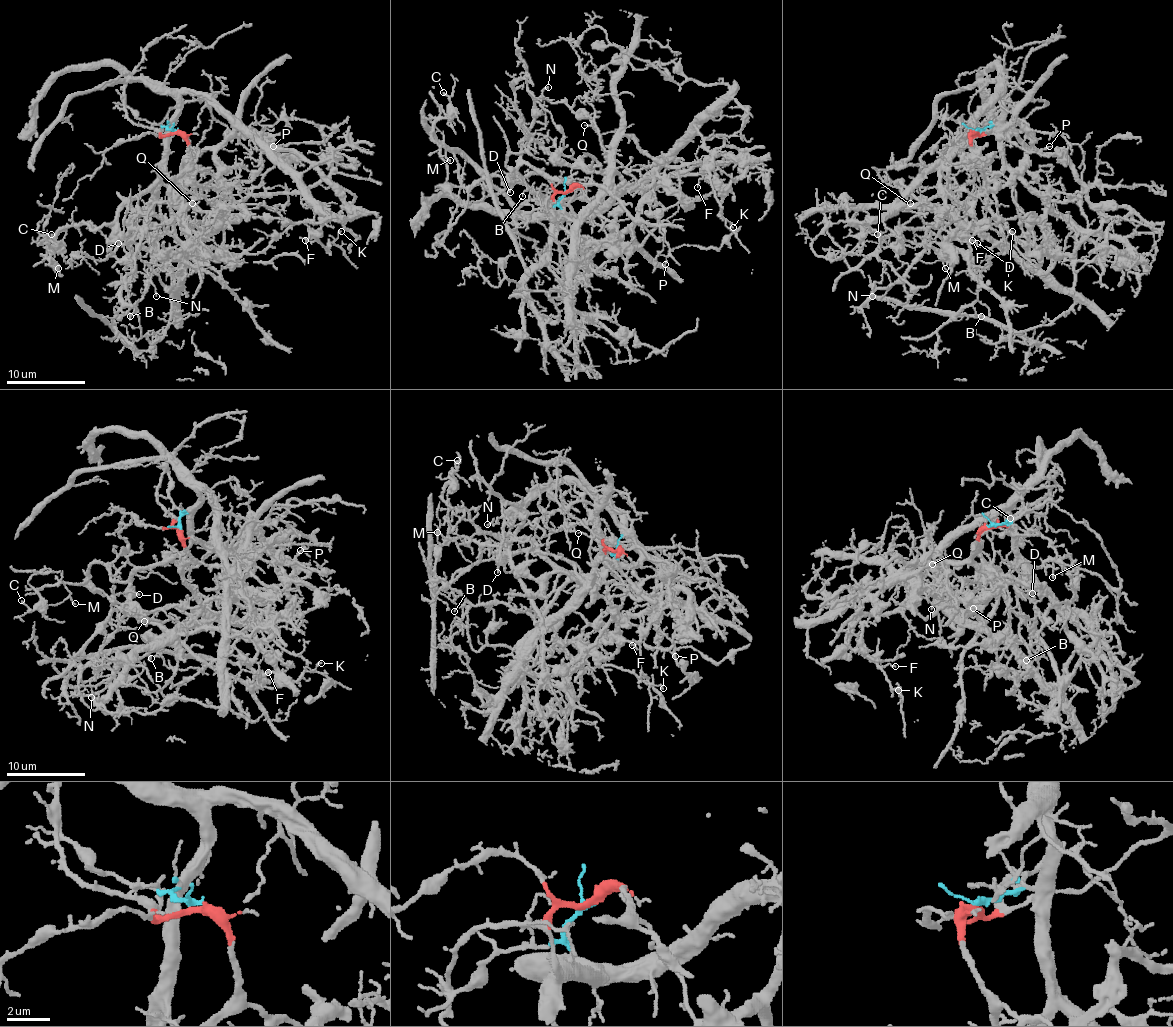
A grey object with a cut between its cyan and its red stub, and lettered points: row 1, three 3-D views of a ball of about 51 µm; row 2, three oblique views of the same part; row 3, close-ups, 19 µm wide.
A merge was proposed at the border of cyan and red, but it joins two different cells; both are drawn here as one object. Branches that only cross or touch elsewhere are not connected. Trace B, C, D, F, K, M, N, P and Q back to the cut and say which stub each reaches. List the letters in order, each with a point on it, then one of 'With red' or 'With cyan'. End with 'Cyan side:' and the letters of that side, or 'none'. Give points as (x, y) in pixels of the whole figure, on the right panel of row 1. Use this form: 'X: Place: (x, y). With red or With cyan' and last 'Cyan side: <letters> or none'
B: Place: (981, 316). With red
C: Place: (877, 234). With cyan
D: Place: (977, 243). With cyan
F: Place: (972, 240). With cyan
K: Place: (1012, 231). With cyan
M: Place: (945, 268). With cyan
N: Place: (872, 296). With cyan
P: Place: (1049, 146). With cyan
Q: Place: (910, 203). With red
Cyan side: C, D, F, K, M, N, P

